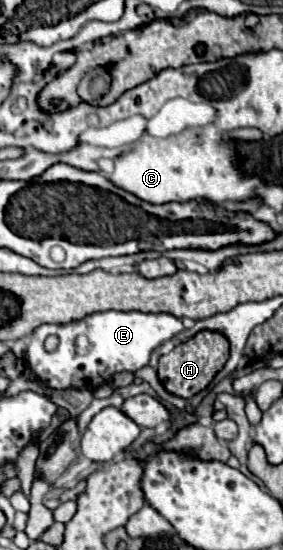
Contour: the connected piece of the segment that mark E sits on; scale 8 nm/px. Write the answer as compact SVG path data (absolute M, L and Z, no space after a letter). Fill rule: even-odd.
M100 311L90 313L80 321L64 325L40 325L32 331L24 361L36 379L50 389L70 389L86 387L96 389L112 379L120 371L138 371L148 365L150 353L180 333L184 329L182 321L170 313L142 313L142 311ZM58 335L60 343L54 351L44 349L44 337Z

